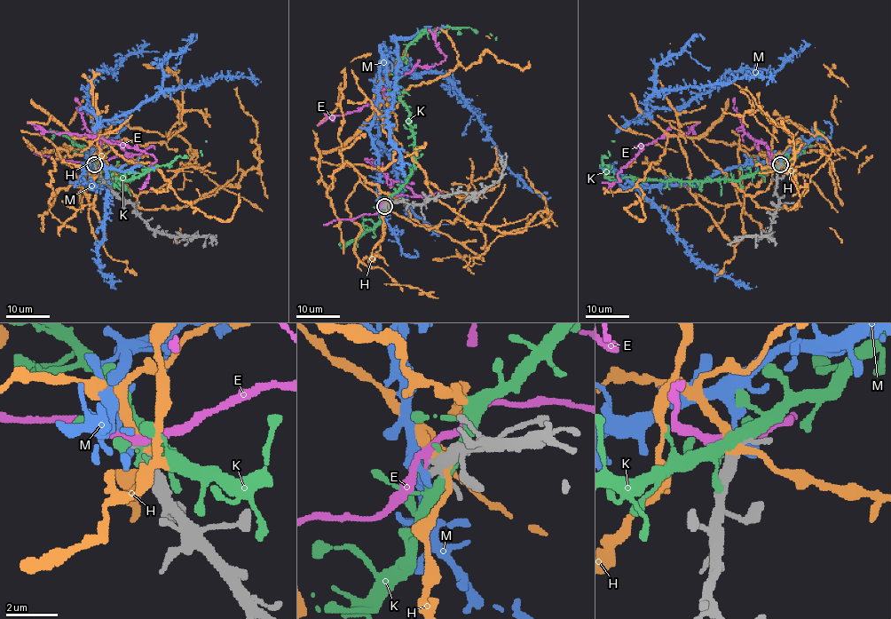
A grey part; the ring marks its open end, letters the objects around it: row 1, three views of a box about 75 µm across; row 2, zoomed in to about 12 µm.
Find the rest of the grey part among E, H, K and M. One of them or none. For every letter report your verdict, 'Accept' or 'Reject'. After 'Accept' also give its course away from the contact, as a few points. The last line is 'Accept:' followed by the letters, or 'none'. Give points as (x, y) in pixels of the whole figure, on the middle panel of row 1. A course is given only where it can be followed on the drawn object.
E: Reject
H: Reject
K: Reject
M: Reject
Accept: none

